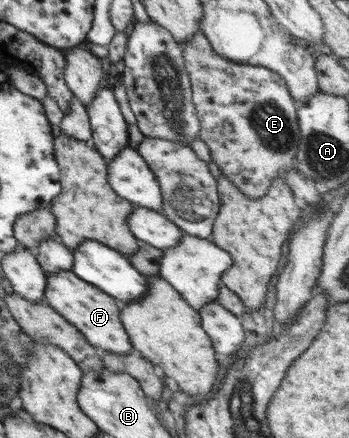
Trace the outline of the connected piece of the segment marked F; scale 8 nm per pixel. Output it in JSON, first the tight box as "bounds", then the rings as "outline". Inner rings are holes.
{"bounds":[45,271,133,356],"outline":[[[72,271],[57,272],[46,276],[47,286],[45,298],[48,305],[54,308],[67,322],[73,323],[87,342],[96,349],[119,356],[127,356],[133,352],[133,346],[127,331],[121,324],[121,304],[109,293],[78,278]]]}

